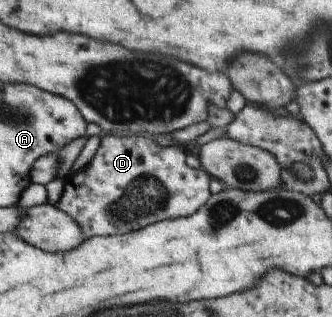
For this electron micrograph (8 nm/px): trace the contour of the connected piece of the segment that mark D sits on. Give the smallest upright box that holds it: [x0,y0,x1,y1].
[54,134,211,238]

